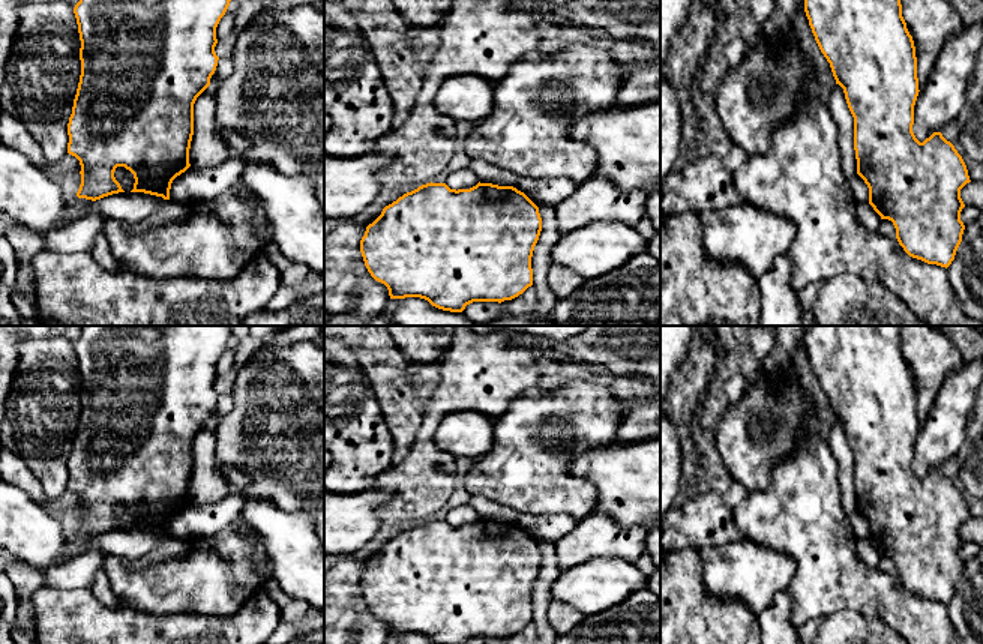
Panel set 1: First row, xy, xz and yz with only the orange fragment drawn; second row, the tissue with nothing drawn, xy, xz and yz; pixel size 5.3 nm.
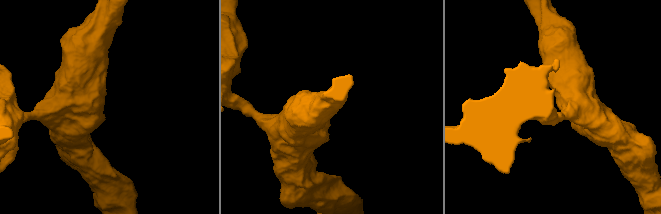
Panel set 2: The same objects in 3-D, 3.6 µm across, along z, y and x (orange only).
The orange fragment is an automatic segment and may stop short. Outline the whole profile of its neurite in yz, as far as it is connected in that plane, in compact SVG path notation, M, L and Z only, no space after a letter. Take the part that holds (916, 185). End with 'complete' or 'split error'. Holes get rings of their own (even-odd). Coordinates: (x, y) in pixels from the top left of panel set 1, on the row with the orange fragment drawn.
M804 0L804 12L854 117L857 174L869 188L869 204L881 219L893 222L909 257L947 269L965 230L960 189L971 180L962 156L941 132L923 143L912 132L920 90L915 47L900 0Z; complete

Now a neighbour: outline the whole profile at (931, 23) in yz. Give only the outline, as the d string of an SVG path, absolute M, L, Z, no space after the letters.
M900 0L900 5L915 47L918 90L921 90L945 41L962 27L962 21L947 0Z

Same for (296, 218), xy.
M245 159L233 191L251 195L261 207L279 251L287 258L305 264L315 281L324 282L324 207L315 195L312 179L306 174L284 176L270 164Z

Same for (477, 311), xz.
M473 302L465 306L462 315L476 323L507 317L506 311L500 308L498 302Z

